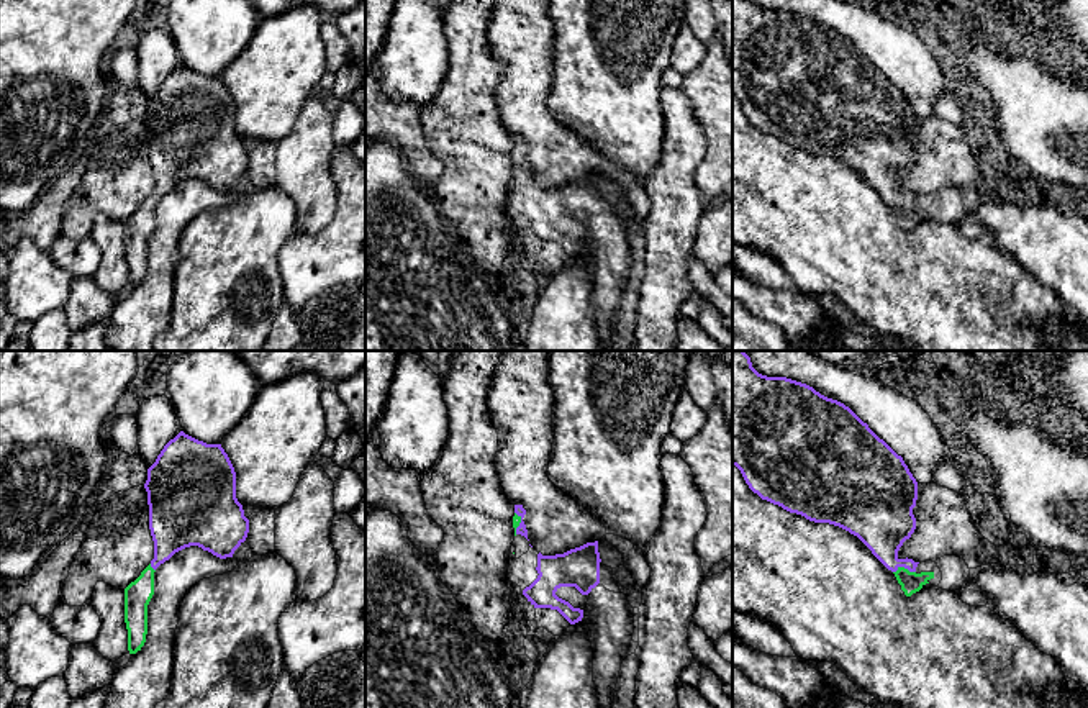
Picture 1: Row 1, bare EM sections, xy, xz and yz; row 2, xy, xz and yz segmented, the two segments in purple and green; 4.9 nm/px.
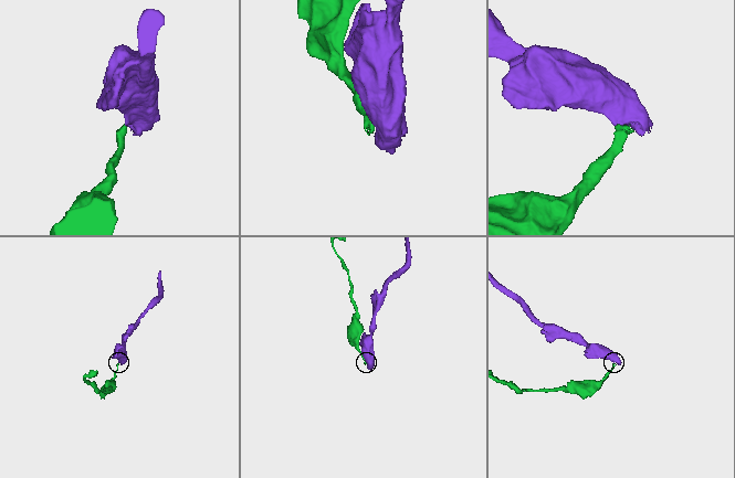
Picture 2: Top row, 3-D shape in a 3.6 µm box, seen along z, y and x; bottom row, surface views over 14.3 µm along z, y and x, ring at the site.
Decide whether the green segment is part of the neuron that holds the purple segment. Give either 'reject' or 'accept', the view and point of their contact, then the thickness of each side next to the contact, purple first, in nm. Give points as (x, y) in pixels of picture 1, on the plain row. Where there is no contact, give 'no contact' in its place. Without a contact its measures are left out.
accept | yz (905, 200) | 280/110 nm

